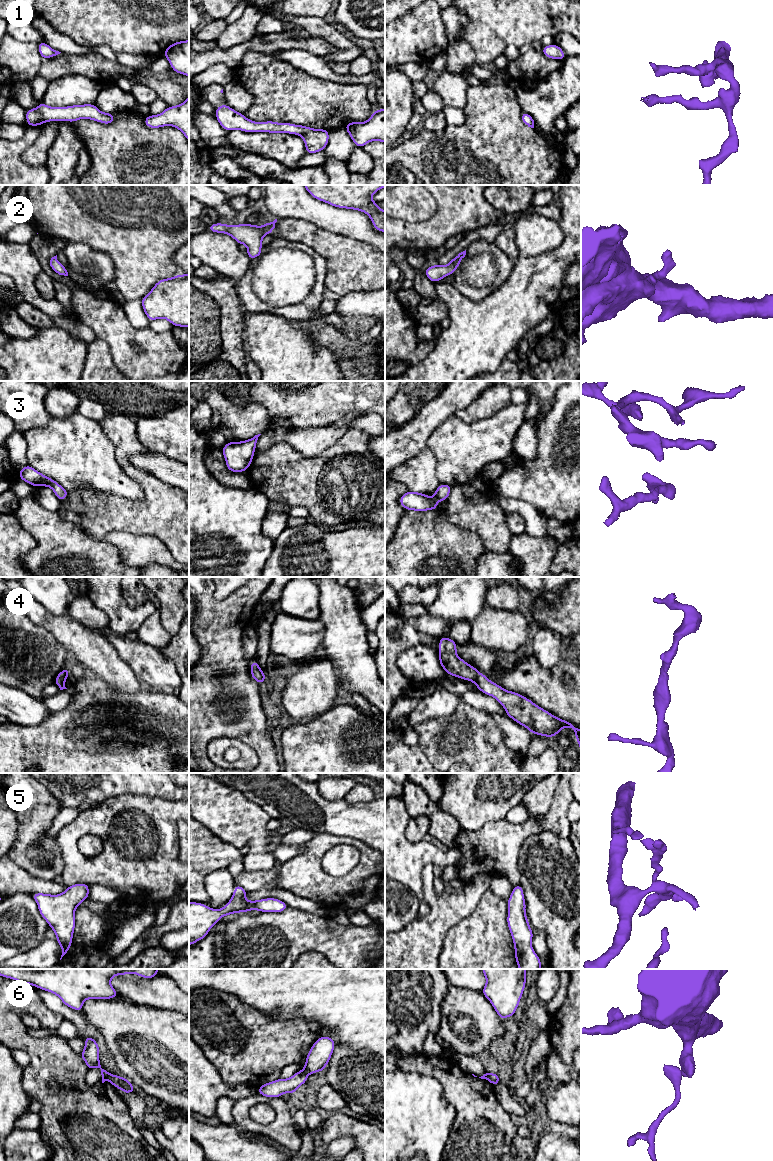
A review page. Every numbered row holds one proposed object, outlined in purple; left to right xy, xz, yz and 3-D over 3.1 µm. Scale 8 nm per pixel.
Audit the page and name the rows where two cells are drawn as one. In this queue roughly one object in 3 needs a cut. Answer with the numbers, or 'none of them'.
6

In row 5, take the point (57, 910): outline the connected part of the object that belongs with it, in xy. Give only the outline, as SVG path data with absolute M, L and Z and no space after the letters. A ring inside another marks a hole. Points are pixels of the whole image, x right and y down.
M84 883L74 884L58 895L32 893L32 898L38 904L40 915L53 929L56 941L61 946L60 960L70 950L76 924L75 909L88 899L89 886Z

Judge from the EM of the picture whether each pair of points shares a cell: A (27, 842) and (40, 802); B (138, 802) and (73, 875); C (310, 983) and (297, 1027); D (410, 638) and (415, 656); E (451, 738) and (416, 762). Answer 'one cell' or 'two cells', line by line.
A: one cell
B: one cell
C: two cells
D: two cells
E: two cells

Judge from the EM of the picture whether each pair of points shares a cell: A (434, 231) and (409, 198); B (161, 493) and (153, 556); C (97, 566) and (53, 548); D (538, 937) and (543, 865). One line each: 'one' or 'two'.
A: two
B: two
C: one
D: two

